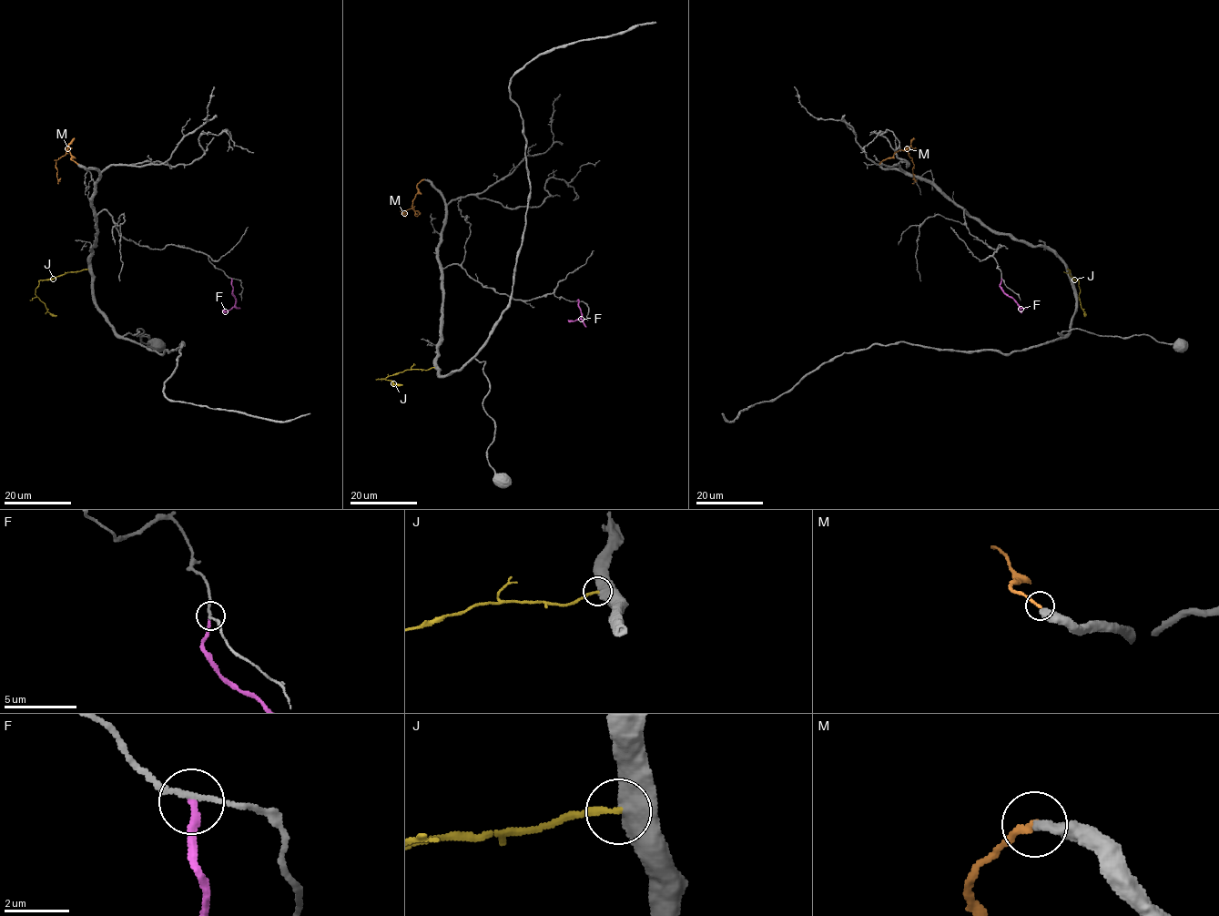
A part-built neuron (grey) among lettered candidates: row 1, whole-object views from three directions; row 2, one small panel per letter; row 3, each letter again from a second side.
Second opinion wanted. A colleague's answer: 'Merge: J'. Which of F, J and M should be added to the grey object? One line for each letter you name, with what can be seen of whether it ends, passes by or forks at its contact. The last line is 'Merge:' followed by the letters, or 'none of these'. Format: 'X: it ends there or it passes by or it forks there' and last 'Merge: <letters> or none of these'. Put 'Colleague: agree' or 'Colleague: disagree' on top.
Colleague: agree
J: it ends there
Merge: J

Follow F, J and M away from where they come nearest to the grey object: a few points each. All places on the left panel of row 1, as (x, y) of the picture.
F: (231, 279), (236, 304), (229, 310), (222, 310)
J: (87, 269), (68, 271), (39, 281), (35, 295), (48, 311), (56, 316)
M: (77, 164), (71, 159), (67, 150), (55, 161), (58, 184)

